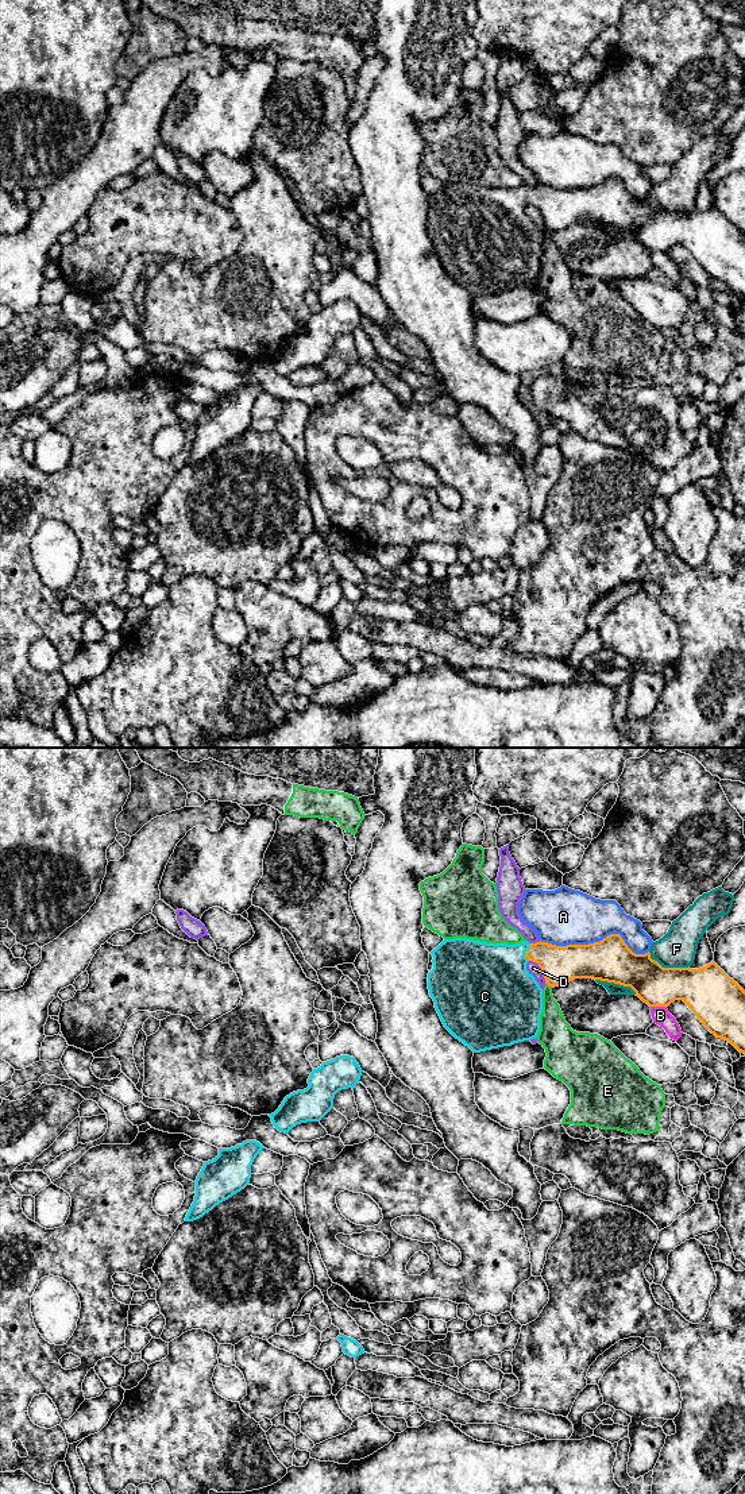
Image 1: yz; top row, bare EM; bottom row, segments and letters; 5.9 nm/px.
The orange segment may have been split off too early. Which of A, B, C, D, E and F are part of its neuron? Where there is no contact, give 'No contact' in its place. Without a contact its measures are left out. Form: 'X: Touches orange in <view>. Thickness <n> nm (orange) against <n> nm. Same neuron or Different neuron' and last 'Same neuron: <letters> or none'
A: Touches orange in yz. Thickness 260 nm (orange) against 340 nm. Different neuron
B: Touches orange in yz. Thickness 240 nm (orange) against 110 nm. Different neuron
C: Touches orange in yz. Thickness 220 nm (orange) against 420 nm. Same neuron
D: Touches orange in yz. Thickness 220 nm (orange) against 70 nm. Different neuron
E: Touches orange in yz. Thickness 220 nm (orange) against 160 nm. Different neuron
F: Touches orange in yz. Thickness 260 nm (orange) against 220 nm. Different neuron
Same neuron: C

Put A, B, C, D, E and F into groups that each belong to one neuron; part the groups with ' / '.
A / B / C / D / E / F

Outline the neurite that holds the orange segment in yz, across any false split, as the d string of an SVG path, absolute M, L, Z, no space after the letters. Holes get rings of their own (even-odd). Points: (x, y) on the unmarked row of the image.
M619 178L588 189L556 190L548 186L487 188L467 182L444 184L431 196L433 213L428 233L444 271L474 297L537 282L543 256L543 233L526 215L529 205L544 216L555 232L575 223L592 223L630 231L649 251L668 251L683 244L717 282L745 298L745 235L714 205L699 213L663 212L651 197L633 197Z

